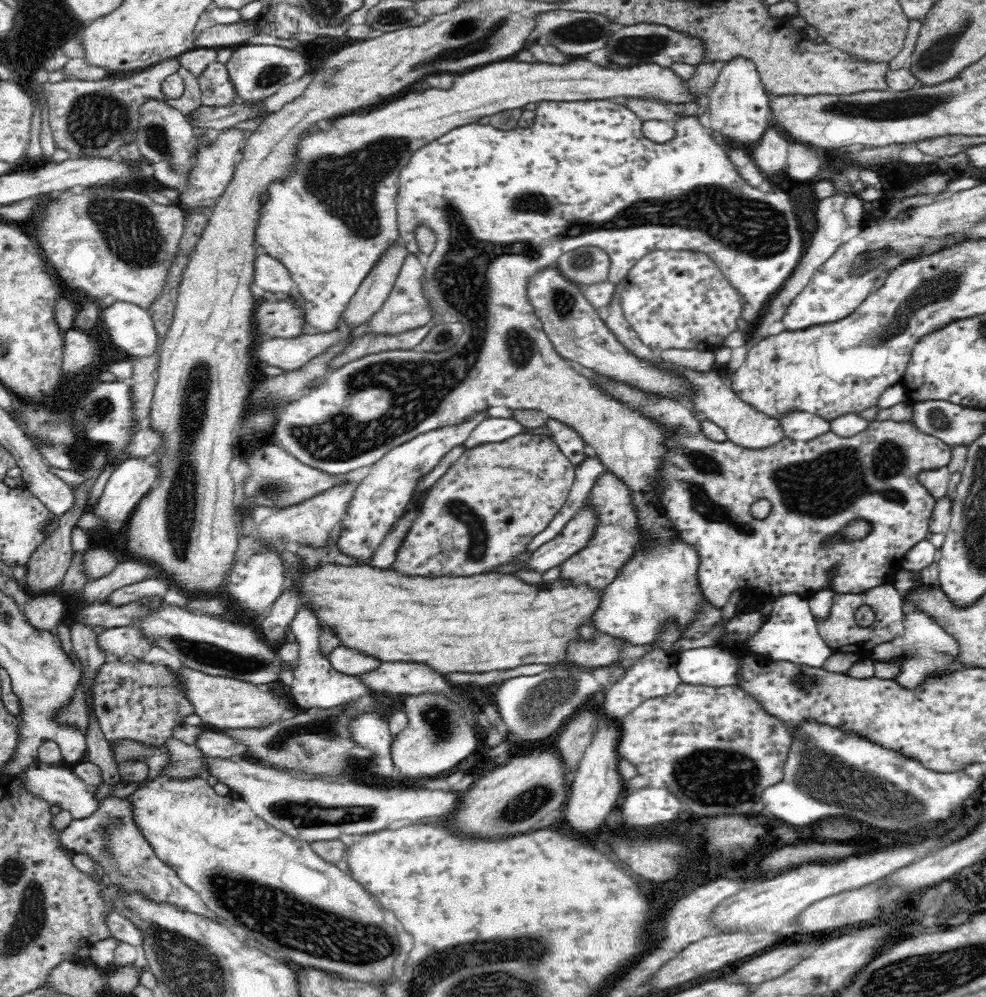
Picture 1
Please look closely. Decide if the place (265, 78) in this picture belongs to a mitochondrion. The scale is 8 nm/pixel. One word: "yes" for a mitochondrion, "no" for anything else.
yes

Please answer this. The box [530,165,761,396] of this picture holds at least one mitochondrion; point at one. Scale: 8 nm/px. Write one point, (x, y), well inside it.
(565, 306)

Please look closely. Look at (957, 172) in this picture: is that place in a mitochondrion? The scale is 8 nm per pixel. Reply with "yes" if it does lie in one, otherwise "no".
no

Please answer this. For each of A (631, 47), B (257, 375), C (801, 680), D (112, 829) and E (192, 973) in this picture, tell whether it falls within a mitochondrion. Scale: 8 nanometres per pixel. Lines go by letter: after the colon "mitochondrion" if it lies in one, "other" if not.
A: mitochondrion
B: other
C: other
D: mitochondrion
E: mitochondrion

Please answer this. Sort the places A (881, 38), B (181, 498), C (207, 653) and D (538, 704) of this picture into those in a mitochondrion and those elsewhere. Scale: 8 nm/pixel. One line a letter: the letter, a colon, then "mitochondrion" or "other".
A: other
B: mitochondrion
C: mitochondrion
D: mitochondrion

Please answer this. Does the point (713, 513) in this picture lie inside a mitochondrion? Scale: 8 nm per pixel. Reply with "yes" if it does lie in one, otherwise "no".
yes

